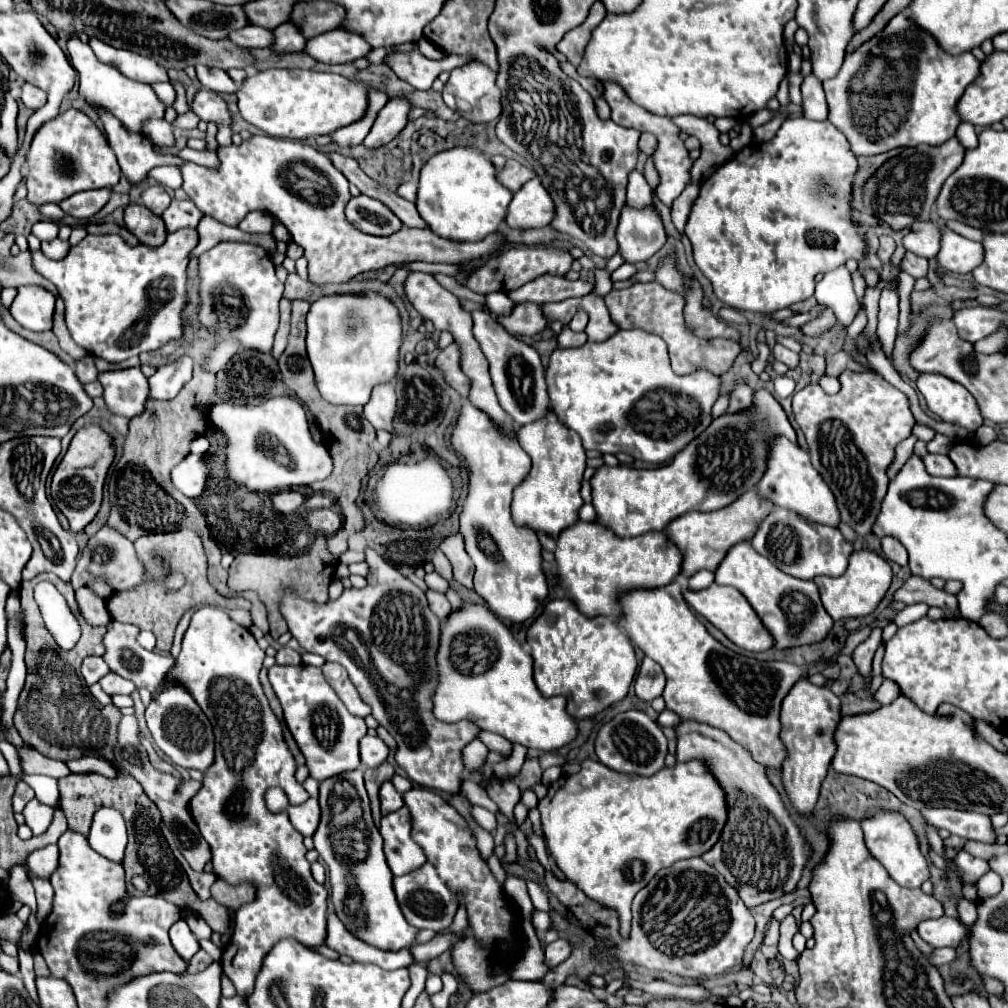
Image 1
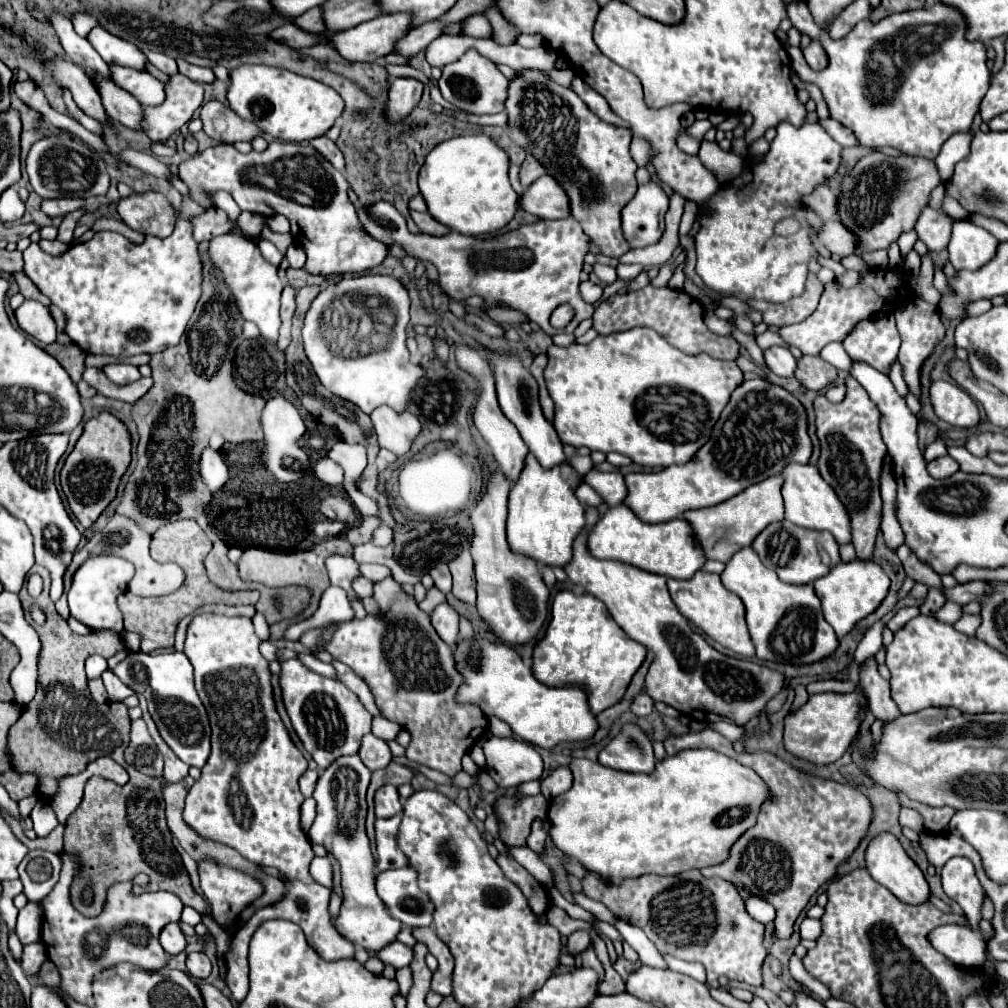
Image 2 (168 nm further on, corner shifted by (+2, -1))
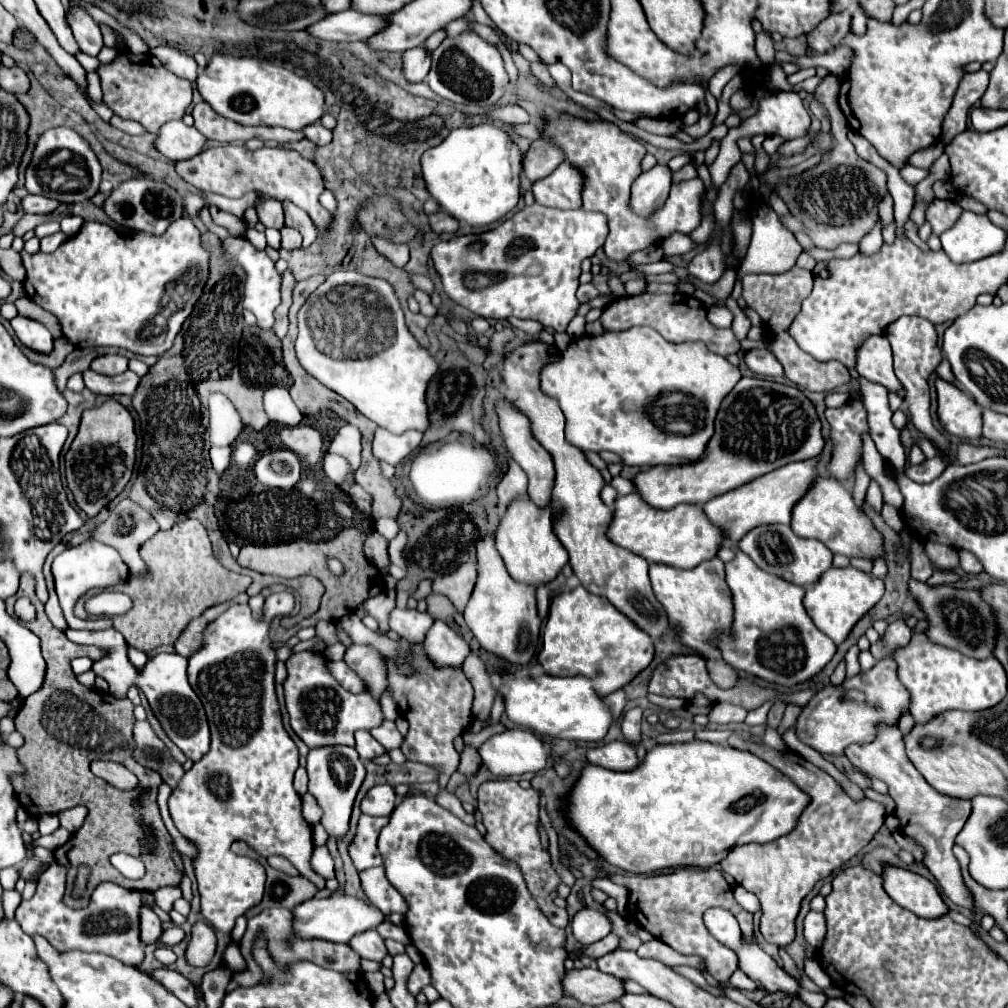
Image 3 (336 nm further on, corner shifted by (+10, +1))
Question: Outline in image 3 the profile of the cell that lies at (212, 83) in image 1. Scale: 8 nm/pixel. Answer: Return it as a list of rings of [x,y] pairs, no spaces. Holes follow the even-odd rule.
[[[170,45],[152,47],[150,53],[154,57],[158,57],[162,61],[162,65],[168,71],[172,71],[174,75],[178,75],[182,79],[188,79],[188,81],[196,81],[196,77],[198,77],[198,65],[192,59],[192,55],[176,49],[176,47],[170,47]]]

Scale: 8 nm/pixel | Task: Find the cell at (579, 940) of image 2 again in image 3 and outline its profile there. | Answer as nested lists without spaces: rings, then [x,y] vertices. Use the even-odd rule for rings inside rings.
[[[590,907],[580,909],[574,915],[570,925],[572,925],[572,935],[582,945],[596,943],[596,941],[604,939],[612,931],[612,921],[608,919],[608,915],[598,911],[598,909],[590,909]]]

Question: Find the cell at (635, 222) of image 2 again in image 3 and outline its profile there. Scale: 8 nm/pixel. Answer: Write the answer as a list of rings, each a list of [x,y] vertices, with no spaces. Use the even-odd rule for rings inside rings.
[[[656,165],[644,171],[632,185],[632,211],[640,215],[650,215],[664,205],[672,185],[672,171],[668,165]]]

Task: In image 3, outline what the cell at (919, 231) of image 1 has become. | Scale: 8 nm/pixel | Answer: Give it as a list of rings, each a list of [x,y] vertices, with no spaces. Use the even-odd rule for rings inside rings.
[[[934,199],[926,211],[926,219],[930,221],[932,231],[940,235],[942,231],[950,229],[956,223],[956,217],[960,217],[960,213],[962,213],[962,207],[956,201]]]

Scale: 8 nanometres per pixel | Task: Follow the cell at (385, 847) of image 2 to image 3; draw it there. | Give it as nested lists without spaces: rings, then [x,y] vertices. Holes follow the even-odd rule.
[[[360,815],[356,835],[348,845],[348,855],[358,871],[382,865],[382,857],[376,849],[376,841],[384,825],[388,825],[388,817]]]

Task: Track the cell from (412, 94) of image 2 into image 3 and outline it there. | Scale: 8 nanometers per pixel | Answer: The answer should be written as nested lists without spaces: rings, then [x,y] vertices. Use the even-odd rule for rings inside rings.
[[[418,45],[416,49],[408,49],[408,53],[404,53],[404,75],[408,81],[424,81],[424,77],[430,71],[430,59],[432,53],[424,49],[424,45]]]

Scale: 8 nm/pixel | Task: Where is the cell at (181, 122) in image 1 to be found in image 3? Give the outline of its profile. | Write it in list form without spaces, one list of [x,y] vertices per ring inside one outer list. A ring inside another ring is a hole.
[[[100,25],[104,35],[104,45],[116,49],[116,59],[100,65],[96,73],[100,75],[102,101],[122,119],[140,123],[148,133],[158,133],[158,129],[172,119],[182,119],[192,103],[192,83],[170,73],[156,57],[134,55],[128,49],[120,49],[114,31],[108,25]]]

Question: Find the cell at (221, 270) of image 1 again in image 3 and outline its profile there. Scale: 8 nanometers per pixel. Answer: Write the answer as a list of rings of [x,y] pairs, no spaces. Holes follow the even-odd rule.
[[[228,237],[226,241],[222,241],[222,245],[224,245],[224,253],[228,253],[228,257],[234,257],[248,273],[246,291],[244,291],[244,307],[256,315],[258,325],[262,329],[272,329],[274,309],[280,305],[280,281],[282,281],[280,273],[274,267],[274,261],[266,255],[266,251],[258,251],[248,239]]]

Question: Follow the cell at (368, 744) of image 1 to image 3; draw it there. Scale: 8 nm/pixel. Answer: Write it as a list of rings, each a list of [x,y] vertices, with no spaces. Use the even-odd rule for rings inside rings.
[[[360,729],[356,733],[356,751],[360,753],[360,759],[364,759],[364,761],[384,753],[384,749],[380,749],[380,743],[366,729]]]

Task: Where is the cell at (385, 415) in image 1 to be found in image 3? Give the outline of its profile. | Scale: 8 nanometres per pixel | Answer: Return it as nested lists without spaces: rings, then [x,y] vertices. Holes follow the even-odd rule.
[[[378,429],[374,437],[374,457],[390,465],[398,465],[412,451],[418,449],[420,441],[422,441],[422,435],[416,431],[394,435],[394,433],[388,433],[386,429]]]

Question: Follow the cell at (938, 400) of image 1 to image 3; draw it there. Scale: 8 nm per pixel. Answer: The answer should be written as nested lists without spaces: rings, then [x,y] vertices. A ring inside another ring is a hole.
[[[936,379],[938,391],[938,417],[942,427],[956,437],[980,439],[982,437],[982,409],[968,393],[952,383]]]

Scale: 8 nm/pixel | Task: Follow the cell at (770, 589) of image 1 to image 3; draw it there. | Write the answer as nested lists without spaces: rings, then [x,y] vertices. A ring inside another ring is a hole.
[[[738,551],[734,561],[726,563],[726,583],[732,591],[732,601],[734,601],[734,621],[732,621],[734,637],[716,637],[716,647],[728,665],[732,665],[734,669],[746,671],[754,677],[760,677],[768,683],[792,687],[792,685],[800,685],[800,683],[812,679],[834,657],[834,653],[836,653],[834,641],[812,623],[812,619],[808,617],[808,613],[802,605],[802,599],[804,599],[802,587],[792,585],[776,575],[764,573],[742,551]]]

